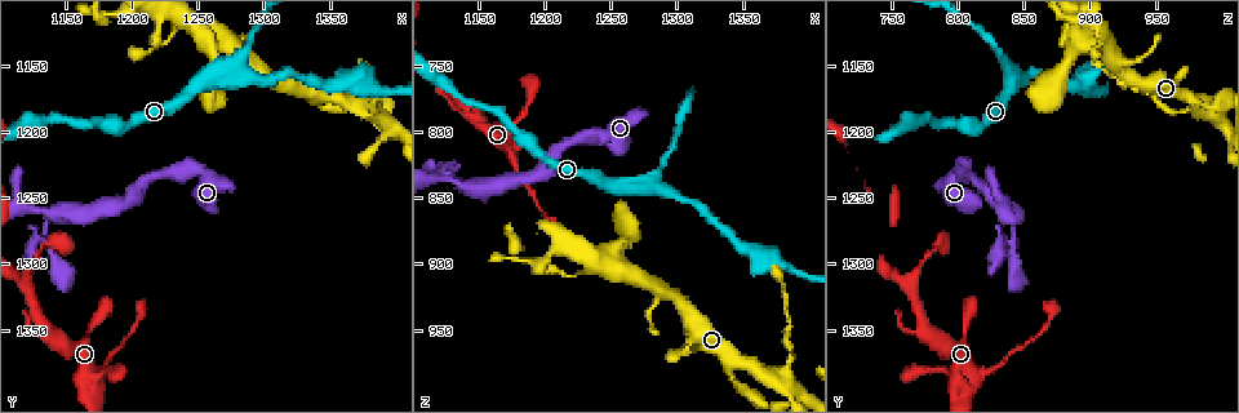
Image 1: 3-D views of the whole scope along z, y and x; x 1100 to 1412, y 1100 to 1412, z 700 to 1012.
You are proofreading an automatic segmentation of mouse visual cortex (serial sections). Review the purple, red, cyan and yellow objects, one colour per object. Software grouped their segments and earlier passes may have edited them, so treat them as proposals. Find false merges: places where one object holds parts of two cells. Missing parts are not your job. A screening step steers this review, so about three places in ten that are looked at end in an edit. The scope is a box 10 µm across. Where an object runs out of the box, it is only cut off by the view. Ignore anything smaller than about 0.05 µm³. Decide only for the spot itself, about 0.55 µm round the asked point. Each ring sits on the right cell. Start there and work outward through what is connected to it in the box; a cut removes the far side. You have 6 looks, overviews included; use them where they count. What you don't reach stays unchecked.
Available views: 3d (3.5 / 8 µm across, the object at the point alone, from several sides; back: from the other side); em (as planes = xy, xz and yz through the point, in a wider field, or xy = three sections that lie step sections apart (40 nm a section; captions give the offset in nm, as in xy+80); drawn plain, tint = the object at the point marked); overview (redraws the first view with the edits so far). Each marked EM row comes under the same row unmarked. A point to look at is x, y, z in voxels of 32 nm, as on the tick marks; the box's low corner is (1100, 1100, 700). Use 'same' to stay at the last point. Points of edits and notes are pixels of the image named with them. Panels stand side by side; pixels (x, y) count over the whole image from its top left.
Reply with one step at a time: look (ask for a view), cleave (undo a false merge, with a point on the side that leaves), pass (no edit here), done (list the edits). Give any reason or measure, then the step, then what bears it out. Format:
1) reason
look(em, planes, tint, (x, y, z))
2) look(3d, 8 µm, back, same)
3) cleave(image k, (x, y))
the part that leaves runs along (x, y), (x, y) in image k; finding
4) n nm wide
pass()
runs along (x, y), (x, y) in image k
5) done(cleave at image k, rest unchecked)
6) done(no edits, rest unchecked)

thick turns thin
look(em, xy, step 1, tint, (1128, 1296, 776))

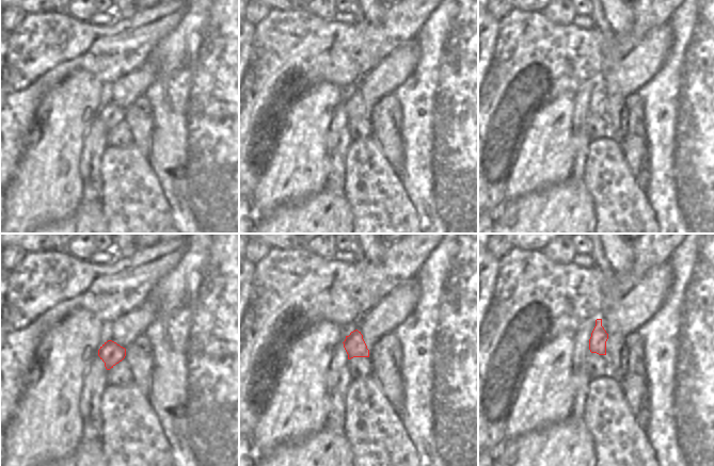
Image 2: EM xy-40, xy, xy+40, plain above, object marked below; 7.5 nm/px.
see where the arms go
look(3d, 3.5 µm, same)

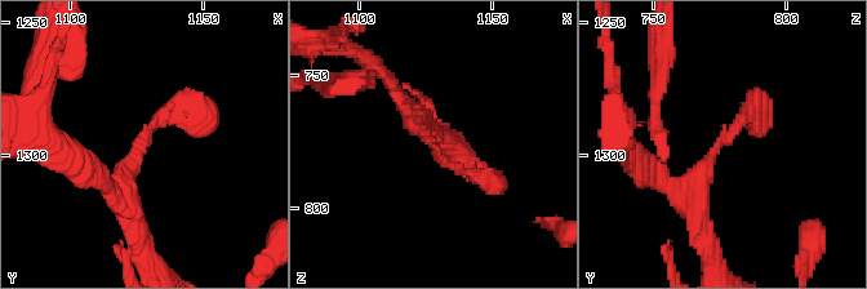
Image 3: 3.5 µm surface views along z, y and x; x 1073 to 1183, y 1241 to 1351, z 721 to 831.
pass()
runs along (128, 214), (124, 167), (151, 124), (207, 115) in image 3; continuous, no second cell

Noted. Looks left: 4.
three arms meet
look(3d, 3.5 µm, (1138, 1290, 844))

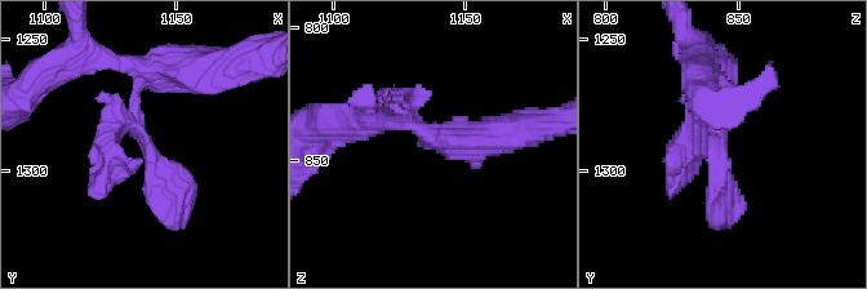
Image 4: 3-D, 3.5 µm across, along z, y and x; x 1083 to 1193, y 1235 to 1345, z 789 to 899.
3 arms; arms of 150, 250, 250 nm
look(em, xy, step 1, tint, (1139, 1292, 843))

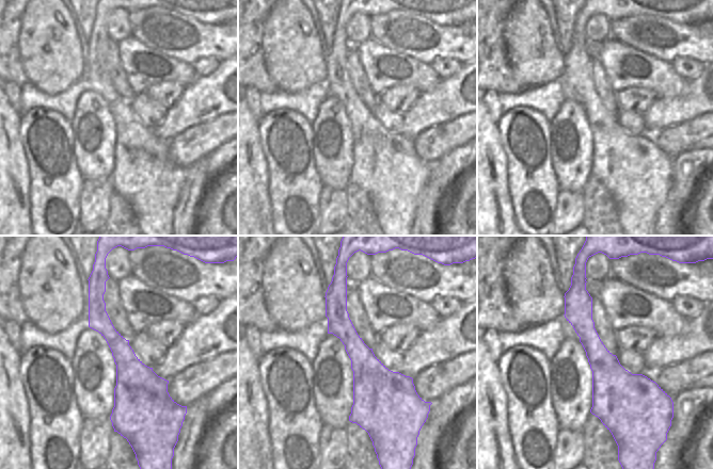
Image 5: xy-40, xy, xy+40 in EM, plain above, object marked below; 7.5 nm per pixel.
320 nm wide
cleave(image 4, (96, 149))
the part that leaves runs along (129, 124), (109, 136), (93, 195) in image 4; two cells meet here

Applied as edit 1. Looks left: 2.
done(cleave at image 4, rest unchecked)

